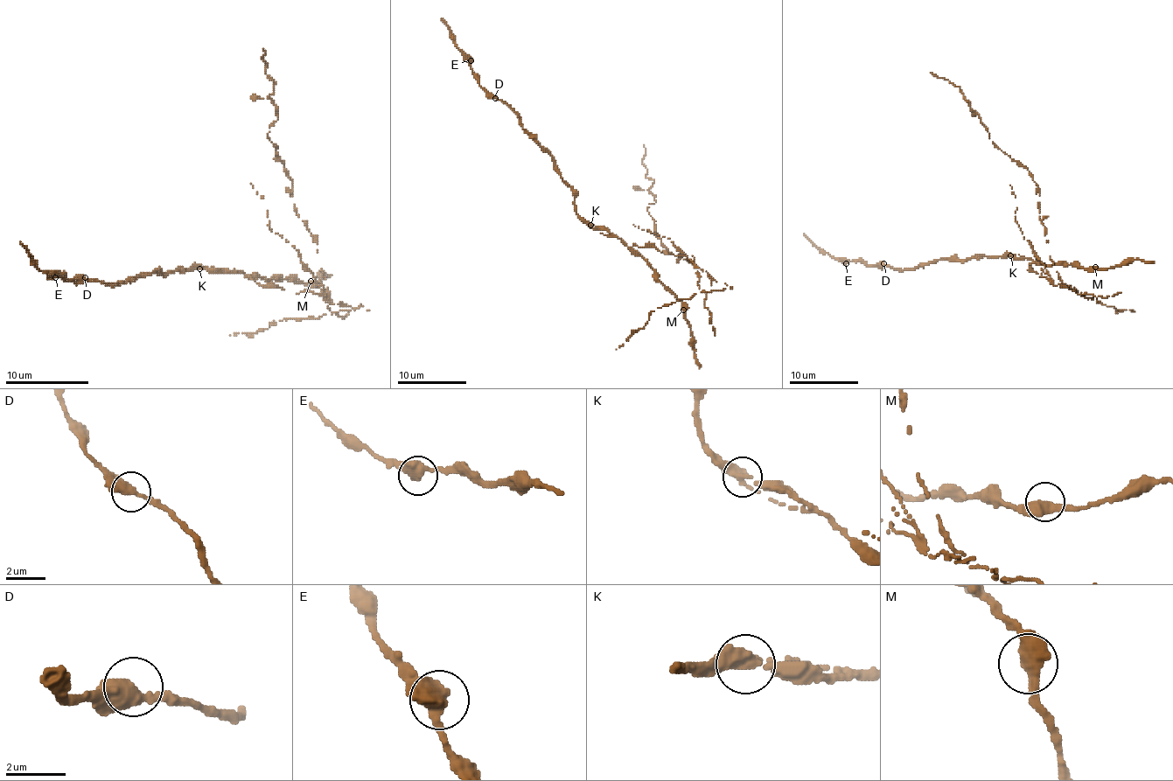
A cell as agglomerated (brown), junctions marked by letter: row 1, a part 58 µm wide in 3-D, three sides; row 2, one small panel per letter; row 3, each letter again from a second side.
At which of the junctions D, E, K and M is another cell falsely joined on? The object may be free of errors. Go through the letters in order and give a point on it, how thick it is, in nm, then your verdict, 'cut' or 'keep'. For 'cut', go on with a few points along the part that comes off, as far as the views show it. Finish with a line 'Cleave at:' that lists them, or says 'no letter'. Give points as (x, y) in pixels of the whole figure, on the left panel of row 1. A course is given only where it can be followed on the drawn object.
D: (85, 277) | 400 nm | keep
E: (55, 277) | 400 nm | keep
K: (199, 268) | 400 nm | cut
M: (310, 281) | 440 nm | keep
Cleave at: K

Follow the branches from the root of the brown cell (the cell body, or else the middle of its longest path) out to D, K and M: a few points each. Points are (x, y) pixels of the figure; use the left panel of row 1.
D: (274, 285), (259, 285), (236, 271), (205, 268), (143, 273), (114, 285), (105, 285), (85, 277)
K: (274, 285), (259, 285), (236, 271), (198, 268)
M: (274, 285), (259, 285), (248, 277), (298, 279), (304, 283), (310, 281)

